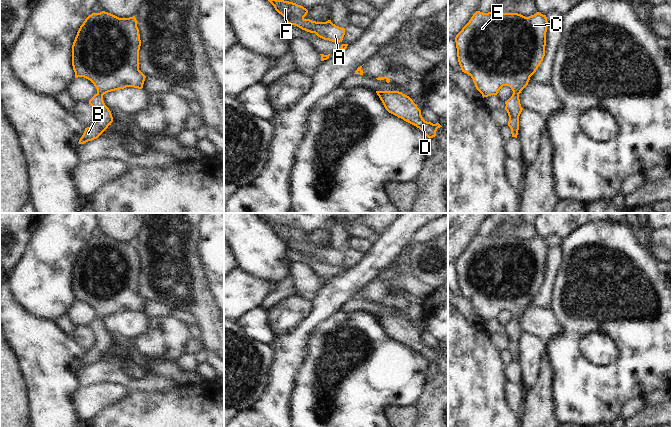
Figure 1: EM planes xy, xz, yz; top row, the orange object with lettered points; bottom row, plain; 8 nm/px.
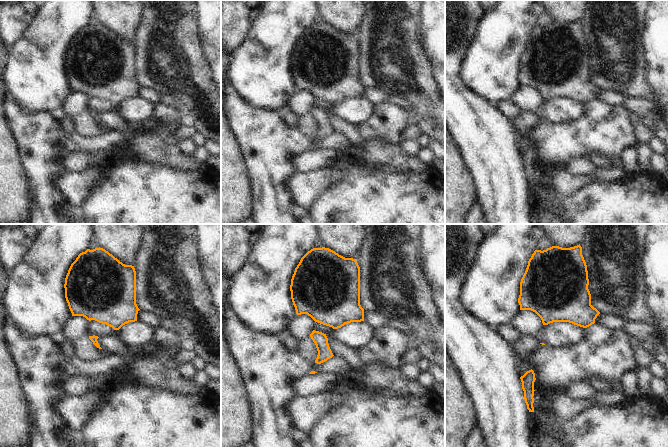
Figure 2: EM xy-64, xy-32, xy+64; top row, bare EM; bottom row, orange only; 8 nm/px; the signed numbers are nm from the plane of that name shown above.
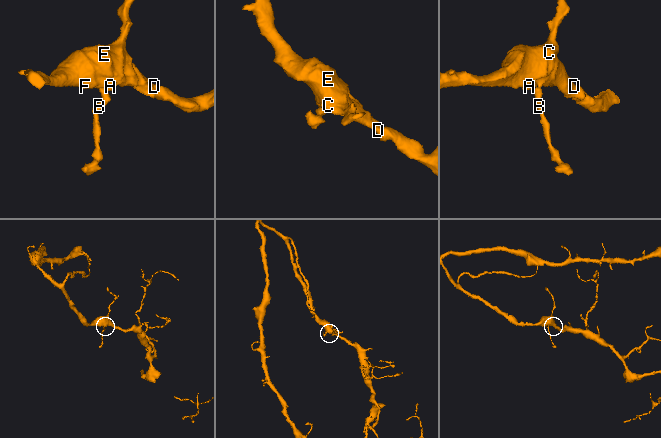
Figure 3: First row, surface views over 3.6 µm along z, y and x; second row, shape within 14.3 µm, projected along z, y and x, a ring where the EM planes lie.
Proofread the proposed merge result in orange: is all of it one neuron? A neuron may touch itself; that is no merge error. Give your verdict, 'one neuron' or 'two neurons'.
one neuron

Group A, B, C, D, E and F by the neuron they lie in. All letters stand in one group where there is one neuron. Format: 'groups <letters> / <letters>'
groups A B C D E F

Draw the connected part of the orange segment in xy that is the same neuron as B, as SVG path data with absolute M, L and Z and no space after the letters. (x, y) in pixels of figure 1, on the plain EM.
M102 235L92 237L80 250L72 269L72 290L75 302L84 301L90 304L97 317L89 324L93 332L94 344L85 352L79 368L97 363L111 347L113 341L103 325L103 319L126 311L143 312L146 300L139 294L139 274L141 270L139 253L135 240L119 242Z

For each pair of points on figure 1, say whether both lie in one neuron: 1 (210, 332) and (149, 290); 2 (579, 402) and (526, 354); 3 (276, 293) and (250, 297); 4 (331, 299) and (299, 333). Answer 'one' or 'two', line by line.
1: one
2: two
3: two
4: one

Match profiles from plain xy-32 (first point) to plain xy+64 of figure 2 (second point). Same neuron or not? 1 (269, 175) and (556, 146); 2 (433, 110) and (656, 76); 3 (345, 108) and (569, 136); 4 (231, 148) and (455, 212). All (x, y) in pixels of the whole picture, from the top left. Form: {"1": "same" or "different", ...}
{"1": "different", "2": "different", "3": "different", "4": "same"}

